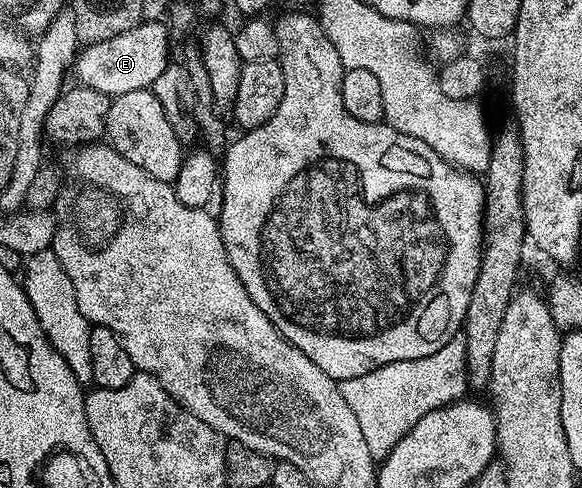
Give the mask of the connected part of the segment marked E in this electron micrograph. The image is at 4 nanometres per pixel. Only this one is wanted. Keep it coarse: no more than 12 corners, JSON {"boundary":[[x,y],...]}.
{"boundary":[[165,23],[87,43],[72,72],[111,98],[149,89],[171,59]]}

